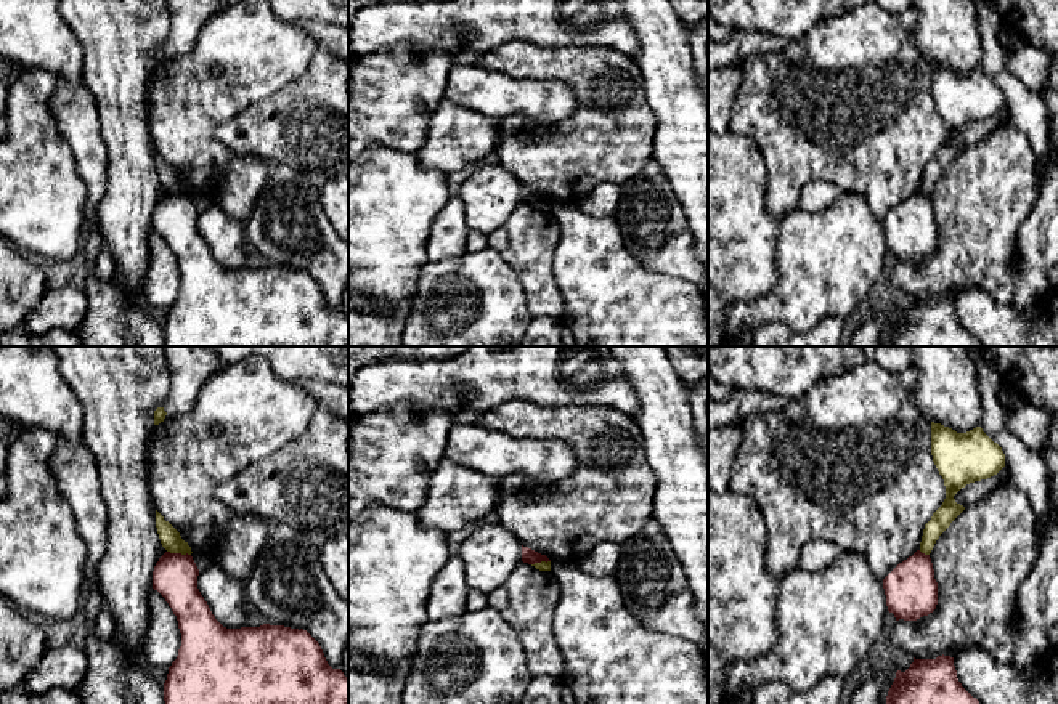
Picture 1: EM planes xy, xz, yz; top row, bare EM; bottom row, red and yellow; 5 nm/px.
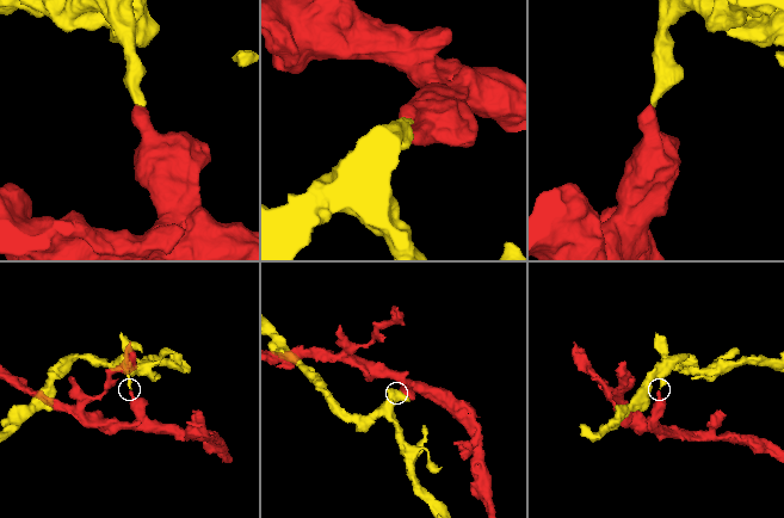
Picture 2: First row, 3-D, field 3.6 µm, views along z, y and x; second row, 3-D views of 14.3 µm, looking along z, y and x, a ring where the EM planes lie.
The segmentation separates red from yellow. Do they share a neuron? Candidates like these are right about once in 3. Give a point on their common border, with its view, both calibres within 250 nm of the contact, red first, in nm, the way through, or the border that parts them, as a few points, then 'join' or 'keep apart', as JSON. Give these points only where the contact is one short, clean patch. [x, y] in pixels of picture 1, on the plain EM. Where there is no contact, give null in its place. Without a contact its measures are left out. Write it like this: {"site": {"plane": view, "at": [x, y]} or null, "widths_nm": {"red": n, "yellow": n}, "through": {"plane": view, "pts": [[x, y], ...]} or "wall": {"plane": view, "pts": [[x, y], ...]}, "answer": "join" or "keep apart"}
{"site": {"plane": "xy", "at": [179, 194]}, "widths_nm": {"red": 220, "yellow": 110}, "wall": {"plane": "xy", "pts": [[167, 191], [190, 196]]}, "answer": "keep apart"}

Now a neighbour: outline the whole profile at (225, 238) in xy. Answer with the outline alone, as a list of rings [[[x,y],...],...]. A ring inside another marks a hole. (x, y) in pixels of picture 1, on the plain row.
[[[214,204],[199,212],[197,229],[223,268],[244,268],[247,252],[244,223],[231,220],[218,204]]]

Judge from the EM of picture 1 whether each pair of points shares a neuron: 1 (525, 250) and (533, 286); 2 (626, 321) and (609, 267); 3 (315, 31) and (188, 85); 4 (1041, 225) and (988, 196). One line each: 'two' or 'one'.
1: one
2: one
3: two
4: two

